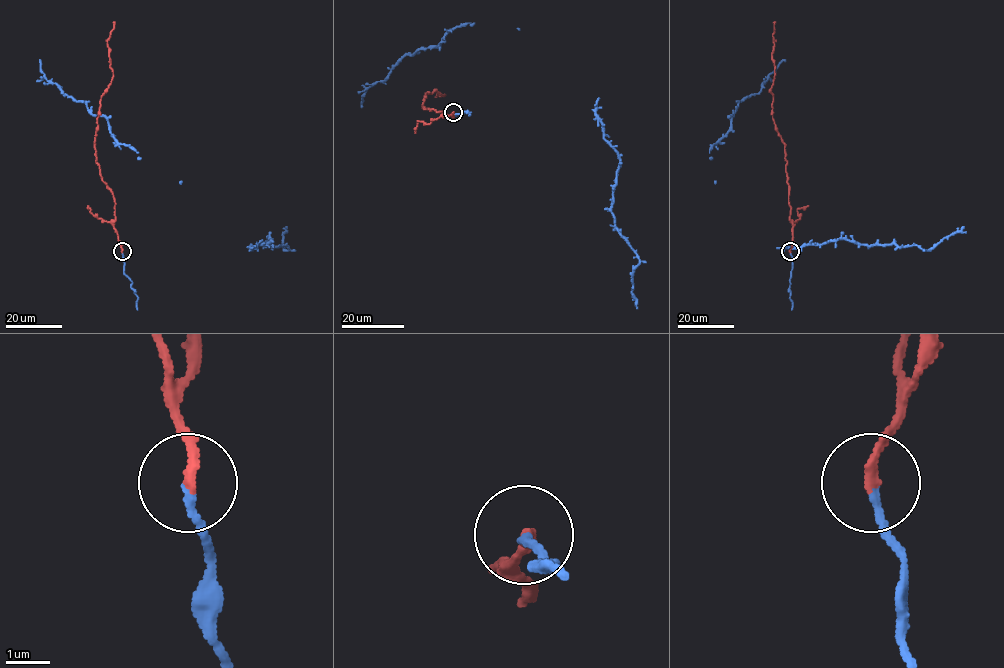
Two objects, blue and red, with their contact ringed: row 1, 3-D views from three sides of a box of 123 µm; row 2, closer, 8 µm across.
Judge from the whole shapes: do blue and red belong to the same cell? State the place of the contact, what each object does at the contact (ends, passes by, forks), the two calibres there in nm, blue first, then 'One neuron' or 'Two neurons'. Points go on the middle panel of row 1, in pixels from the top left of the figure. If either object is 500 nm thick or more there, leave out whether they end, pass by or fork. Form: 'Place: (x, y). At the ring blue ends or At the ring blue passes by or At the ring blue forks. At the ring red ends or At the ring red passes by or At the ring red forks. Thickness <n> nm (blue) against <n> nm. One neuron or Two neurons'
Place: (453, 112). At the ring blue ends. At the ring red ends. Thickness 180 nm (blue) against 240 nm. One neuron

